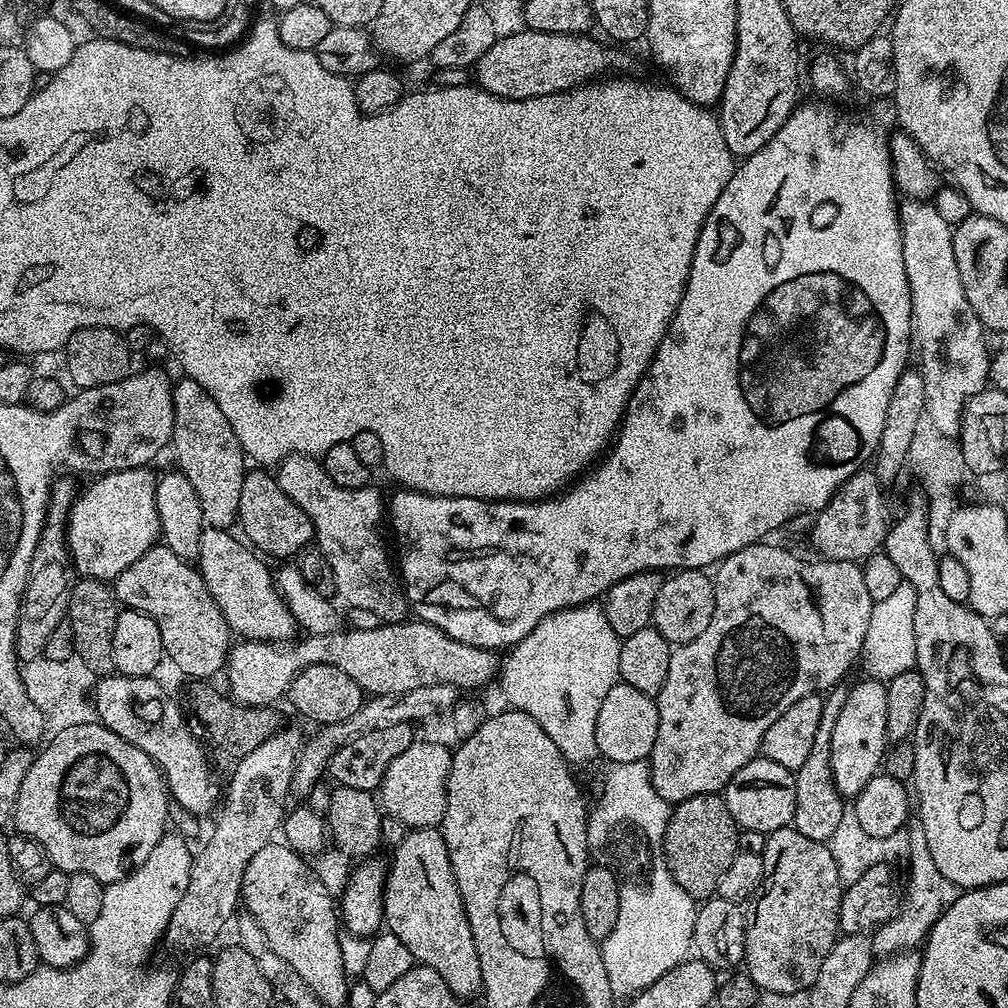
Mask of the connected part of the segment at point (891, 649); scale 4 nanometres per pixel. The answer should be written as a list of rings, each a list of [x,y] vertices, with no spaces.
[[[899,581],[884,597],[873,603],[870,624],[867,626],[866,638],[863,640],[862,664],[865,664],[871,679],[881,682],[893,680],[898,674],[911,671],[916,665],[917,647],[912,633],[912,616],[917,596],[909,583]]]

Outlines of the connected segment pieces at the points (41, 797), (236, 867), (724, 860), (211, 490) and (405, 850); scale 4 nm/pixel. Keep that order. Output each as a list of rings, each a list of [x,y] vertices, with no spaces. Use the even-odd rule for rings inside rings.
[[[99,722],[67,727],[62,734],[51,737],[40,750],[35,753],[30,770],[26,770],[22,790],[18,790],[18,802],[12,812],[15,831],[34,838],[34,842],[42,842],[46,854],[50,854],[53,869],[69,874],[94,874],[105,886],[141,868],[170,824],[170,793],[156,763],[138,750],[138,746],[126,742],[126,738],[118,738],[118,734]]]
[[[284,726],[266,738],[262,746],[257,746],[255,750],[250,750],[250,754],[235,761],[236,769],[228,780],[228,788],[226,784],[216,829],[212,837],[208,836],[203,841],[204,849],[195,853],[186,894],[182,894],[178,906],[174,908],[168,931],[164,933],[163,943],[169,944],[174,951],[195,953],[200,950],[195,948],[210,943],[227,924],[229,927],[242,900],[240,887],[246,866],[250,866],[250,858],[254,858],[262,846],[273,843],[275,836],[272,835],[281,831],[286,815],[284,803],[292,792],[292,776],[305,739],[305,733]]]
[[[711,792],[710,794],[698,794],[694,798],[686,798],[680,804],[671,809],[668,817],[668,825],[664,831],[662,847],[664,847],[663,867],[690,894],[692,899],[703,902],[715,893],[718,886],[718,878],[722,878],[722,873],[729,868],[730,862],[734,862],[736,853],[740,851],[741,829],[738,827],[735,818],[726,810],[726,802],[723,795]]]
[[[187,378],[177,379],[172,385],[172,405],[174,406],[174,422],[172,423],[171,447],[176,447],[176,460],[179,471],[190,478],[190,486],[194,486],[194,494],[198,494],[198,506],[202,506],[204,523],[210,528],[231,529],[238,520],[238,498],[242,498],[242,482],[246,475],[246,457],[238,442],[238,434],[230,430],[230,422],[226,422],[226,414],[218,407],[218,402],[198,386],[198,382]]]
[[[439,827],[414,828],[404,834],[400,845],[392,852],[392,865],[387,865],[384,877],[384,924],[387,931],[394,933],[402,941],[402,946],[410,950],[416,964],[425,964],[430,966],[430,970],[435,970],[455,996],[479,997],[483,993],[484,983],[478,946],[474,946],[474,934],[470,930],[462,894],[450,866],[450,854],[446,850],[443,831]]]

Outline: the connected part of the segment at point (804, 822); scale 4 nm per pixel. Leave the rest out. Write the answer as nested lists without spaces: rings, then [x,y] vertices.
[[[837,686],[824,696],[822,706],[822,722],[818,722],[818,734],[814,734],[814,747],[806,762],[795,772],[796,774],[796,805],[792,824],[798,834],[806,834],[806,838],[814,838],[827,842],[834,834],[838,822],[846,814],[845,797],[834,786],[834,774],[830,770],[830,734],[834,734],[834,722],[838,722],[838,710],[842,710],[842,702],[846,702],[847,691]]]

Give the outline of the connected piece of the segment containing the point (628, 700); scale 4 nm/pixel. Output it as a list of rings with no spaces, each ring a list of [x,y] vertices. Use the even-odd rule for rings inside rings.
[[[619,681],[611,687],[602,700],[595,722],[597,753],[612,764],[646,760],[651,755],[657,734],[658,710],[655,699],[624,681]]]

